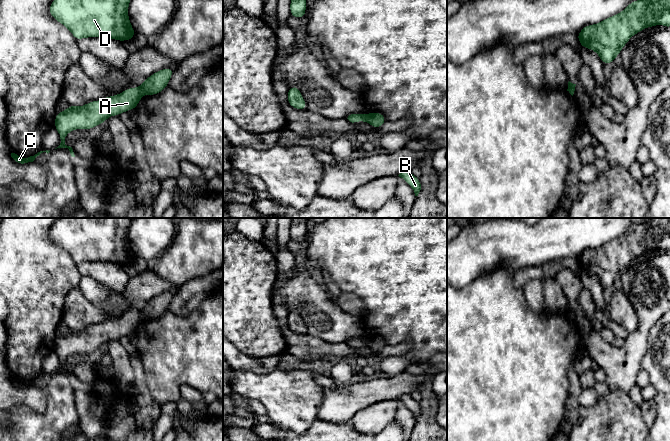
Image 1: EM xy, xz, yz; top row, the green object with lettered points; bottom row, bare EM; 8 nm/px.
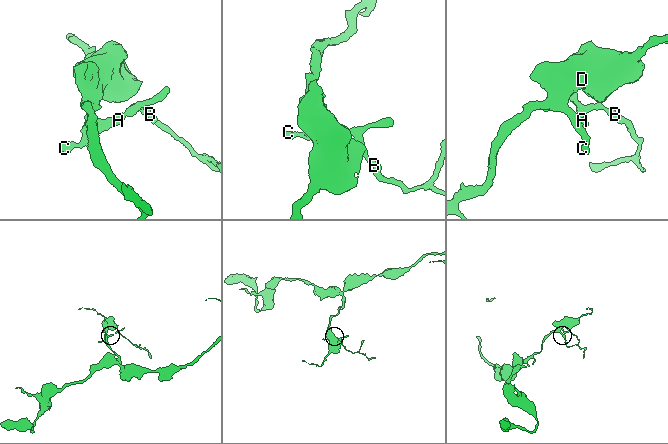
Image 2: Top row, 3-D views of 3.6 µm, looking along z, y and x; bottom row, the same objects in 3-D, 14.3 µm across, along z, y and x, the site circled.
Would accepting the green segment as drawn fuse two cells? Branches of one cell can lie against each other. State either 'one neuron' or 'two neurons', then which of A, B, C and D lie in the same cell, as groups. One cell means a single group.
two neurons | A C D / B

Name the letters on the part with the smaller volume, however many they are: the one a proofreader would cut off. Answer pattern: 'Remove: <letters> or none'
Remove: B

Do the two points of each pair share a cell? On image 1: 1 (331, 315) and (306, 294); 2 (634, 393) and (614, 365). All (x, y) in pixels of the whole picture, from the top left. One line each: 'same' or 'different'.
1: same
2: different

